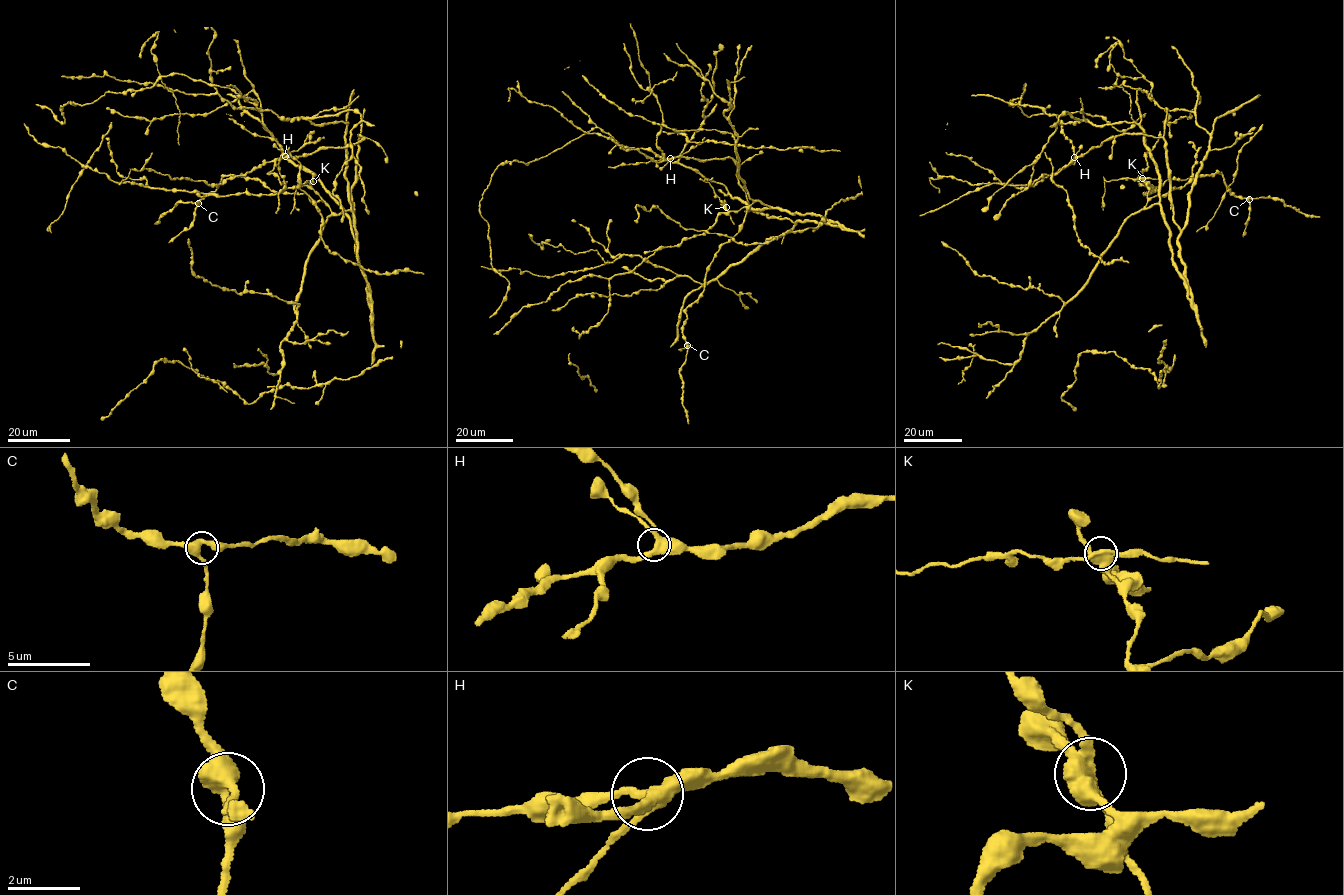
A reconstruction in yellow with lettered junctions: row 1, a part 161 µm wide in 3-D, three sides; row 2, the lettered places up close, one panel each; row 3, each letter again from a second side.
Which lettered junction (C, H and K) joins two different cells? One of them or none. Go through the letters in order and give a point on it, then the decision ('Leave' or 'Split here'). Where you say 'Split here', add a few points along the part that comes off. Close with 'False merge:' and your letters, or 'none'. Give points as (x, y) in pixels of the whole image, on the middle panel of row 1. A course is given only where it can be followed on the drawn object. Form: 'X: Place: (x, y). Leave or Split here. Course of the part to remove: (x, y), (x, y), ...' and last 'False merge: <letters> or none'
C: Place: (687, 345). Leave
H: Place: (670, 158). Leave
K: Place: (726, 207). Split here. Course of the part to remove: (726, 208), (709, 183), (702, 179), (707, 181)
False merge: K

